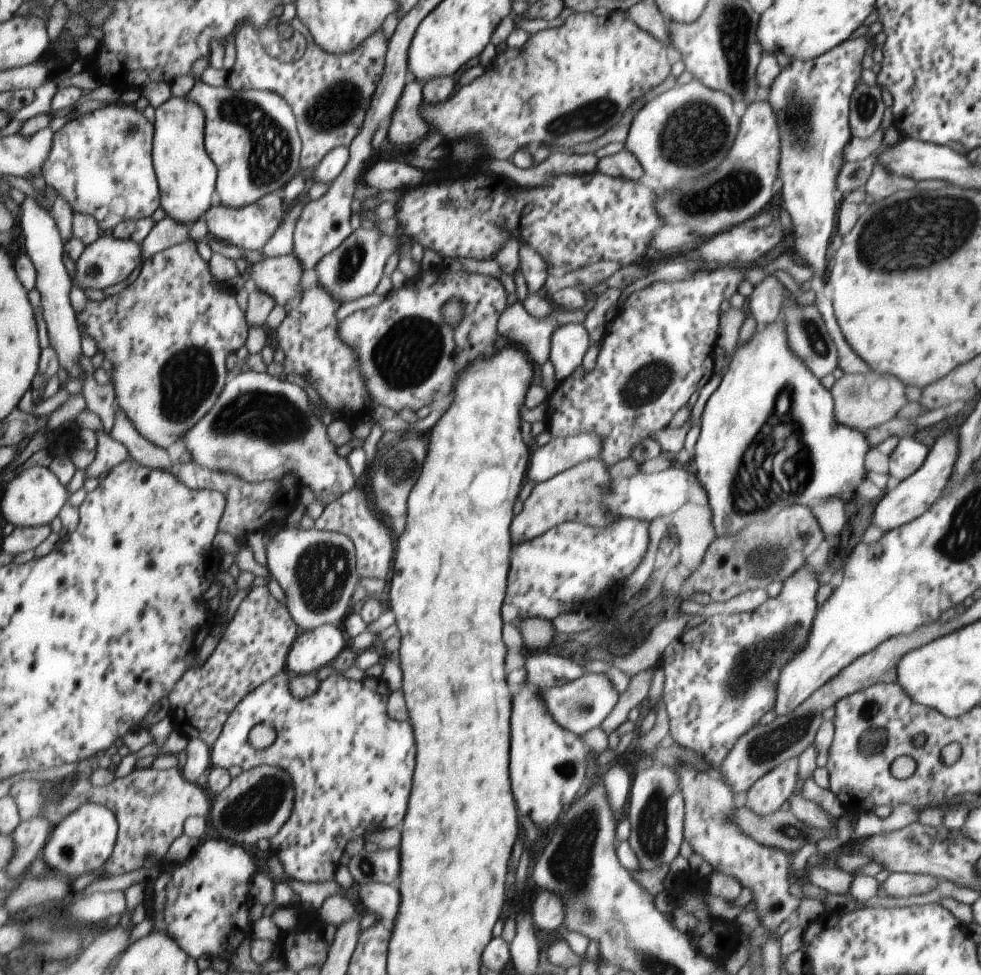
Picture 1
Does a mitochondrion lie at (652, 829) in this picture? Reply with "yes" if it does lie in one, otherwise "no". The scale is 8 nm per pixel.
yes

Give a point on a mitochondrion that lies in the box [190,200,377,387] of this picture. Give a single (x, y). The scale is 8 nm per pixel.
(353, 258)

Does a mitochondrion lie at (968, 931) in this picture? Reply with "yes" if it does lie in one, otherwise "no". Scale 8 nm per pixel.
no

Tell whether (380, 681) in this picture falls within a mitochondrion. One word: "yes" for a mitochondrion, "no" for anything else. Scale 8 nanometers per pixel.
no

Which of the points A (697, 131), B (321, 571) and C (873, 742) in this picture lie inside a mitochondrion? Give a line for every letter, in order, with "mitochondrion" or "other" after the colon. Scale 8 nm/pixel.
A: mitochondrion
B: mitochondrion
C: mitochondrion

